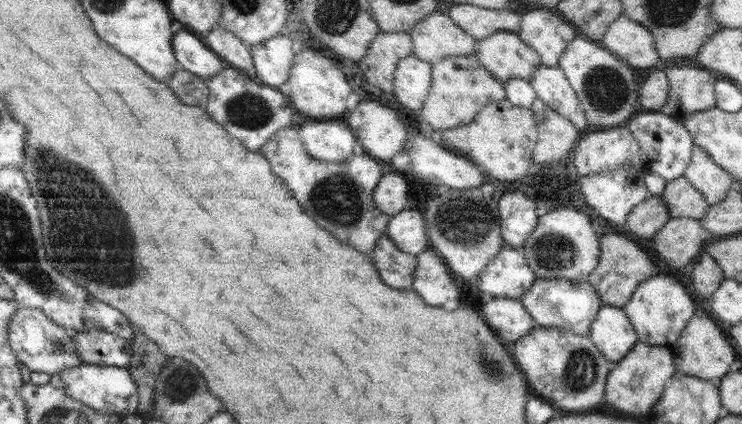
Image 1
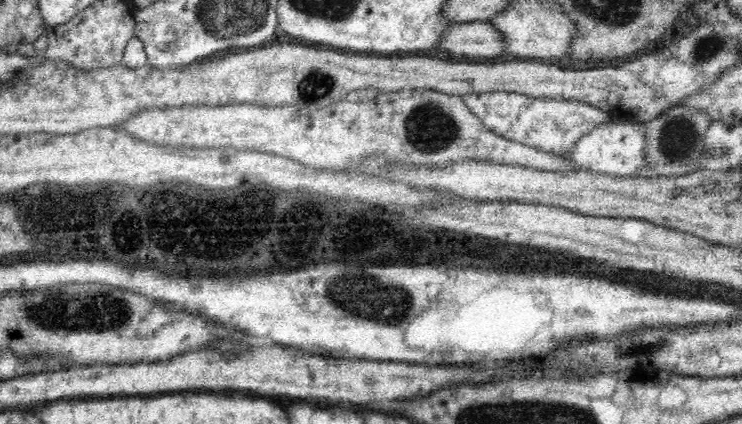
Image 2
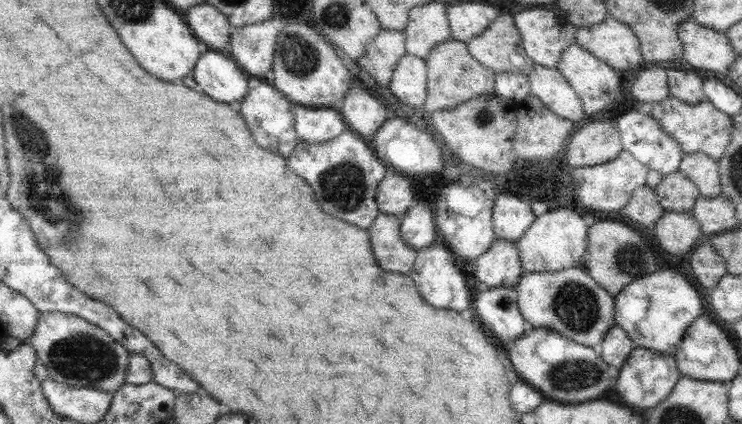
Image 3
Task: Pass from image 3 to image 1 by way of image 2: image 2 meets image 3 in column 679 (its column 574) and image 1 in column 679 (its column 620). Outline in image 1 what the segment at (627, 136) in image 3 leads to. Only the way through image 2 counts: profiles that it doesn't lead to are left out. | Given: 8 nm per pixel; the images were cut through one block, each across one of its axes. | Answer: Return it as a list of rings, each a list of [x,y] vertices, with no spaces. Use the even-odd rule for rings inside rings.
[[[645,111],[643,114],[636,113],[624,126],[638,141],[644,171],[656,174],[666,182],[682,176],[694,144],[691,135],[680,121],[661,112]]]

